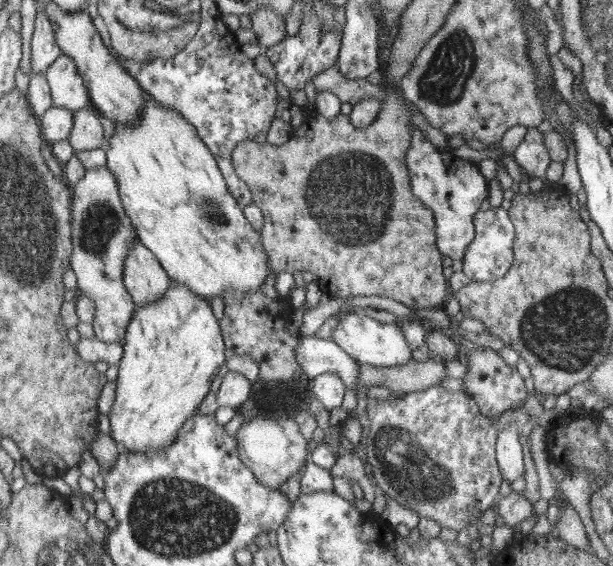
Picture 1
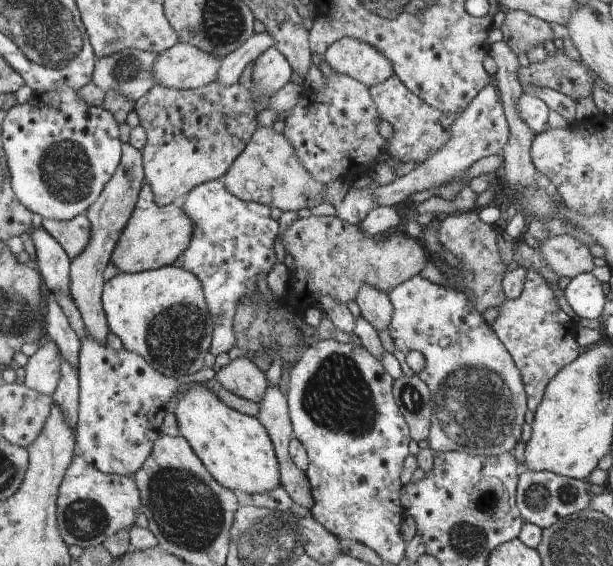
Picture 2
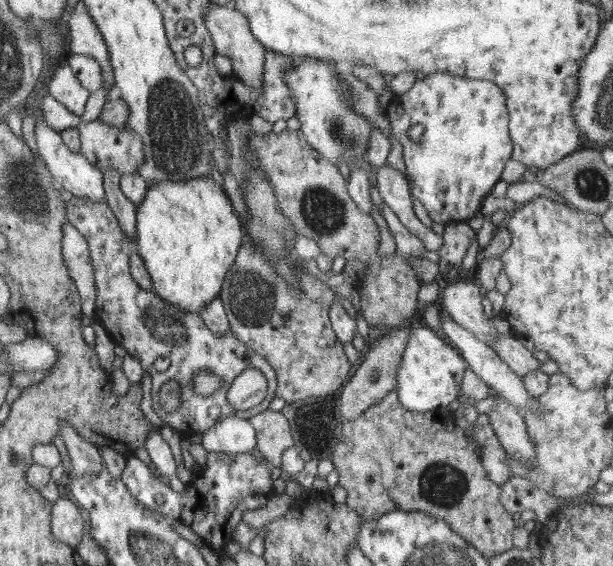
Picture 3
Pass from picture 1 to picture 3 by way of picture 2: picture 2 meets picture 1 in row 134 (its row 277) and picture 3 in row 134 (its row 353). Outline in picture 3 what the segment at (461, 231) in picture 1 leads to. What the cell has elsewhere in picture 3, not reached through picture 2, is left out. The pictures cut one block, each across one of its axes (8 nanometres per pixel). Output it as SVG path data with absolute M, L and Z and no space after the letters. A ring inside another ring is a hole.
M431 73L417 79L413 88L402 95L395 95L385 111L392 124L392 134L403 146L407 181L413 200L418 200L433 223L448 226L464 223L480 210L486 195L496 192L496 184L504 180L508 164L512 164L515 144L511 138L507 96L492 80L476 80L450 73ZM416 124L424 124L424 132L418 142L408 136L408 130Z

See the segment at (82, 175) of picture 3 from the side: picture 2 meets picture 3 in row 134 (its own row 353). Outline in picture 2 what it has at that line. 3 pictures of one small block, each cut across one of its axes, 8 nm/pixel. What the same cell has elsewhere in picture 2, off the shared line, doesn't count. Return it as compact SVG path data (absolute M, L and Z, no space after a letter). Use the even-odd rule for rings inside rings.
M52 340L40 343L26 364L23 382L28 388L52 396L62 378L62 353Z

